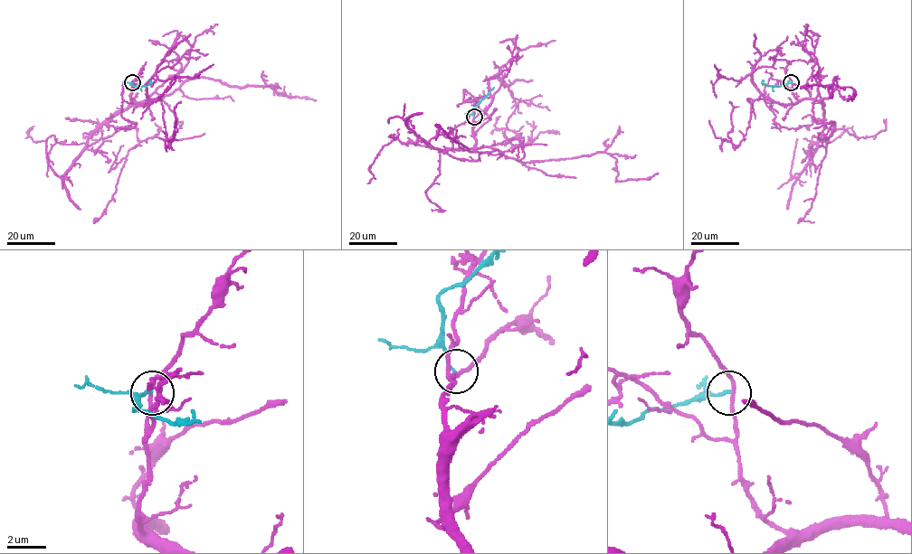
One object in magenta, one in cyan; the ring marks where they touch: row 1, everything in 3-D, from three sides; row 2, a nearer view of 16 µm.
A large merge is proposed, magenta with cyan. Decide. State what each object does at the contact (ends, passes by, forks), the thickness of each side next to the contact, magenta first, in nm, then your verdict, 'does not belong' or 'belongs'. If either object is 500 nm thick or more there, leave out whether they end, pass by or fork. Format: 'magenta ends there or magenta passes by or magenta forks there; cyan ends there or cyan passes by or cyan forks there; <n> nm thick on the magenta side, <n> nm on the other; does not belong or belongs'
magenta passes by; cyan ends there; 190 nm thick on the magenta side, 140 nm on the other; does not belong

